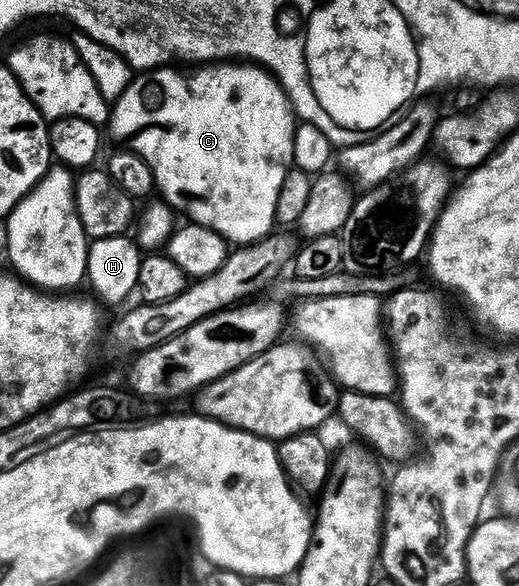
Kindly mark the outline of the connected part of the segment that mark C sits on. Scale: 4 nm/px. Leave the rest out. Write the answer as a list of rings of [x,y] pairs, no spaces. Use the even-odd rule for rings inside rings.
[[[208,63],[203,67],[196,67],[193,73],[183,73],[183,68],[180,67],[165,67],[163,69],[155,70],[151,75],[140,75],[137,76],[130,83],[130,87],[126,87],[126,91],[118,100],[111,106],[110,109],[110,120],[106,126],[107,132],[112,132],[112,137],[116,141],[121,141],[121,146],[127,147],[131,152],[136,153],[145,163],[150,167],[150,171],[154,171],[154,179],[156,180],[156,188],[159,196],[163,200],[167,201],[173,209],[176,210],[177,214],[183,215],[184,213],[188,216],[187,220],[194,225],[201,225],[206,227],[210,231],[214,231],[218,235],[222,235],[224,240],[231,243],[236,247],[243,247],[245,245],[255,245],[258,241],[263,241],[265,237],[273,236],[274,230],[277,228],[276,223],[276,212],[278,211],[278,191],[282,191],[282,183],[286,183],[286,175],[294,167],[294,139],[296,138],[296,131],[298,128],[298,118],[293,110],[292,102],[289,101],[288,97],[284,94],[284,89],[280,86],[280,82],[268,72],[267,69],[255,64],[255,63]]]

